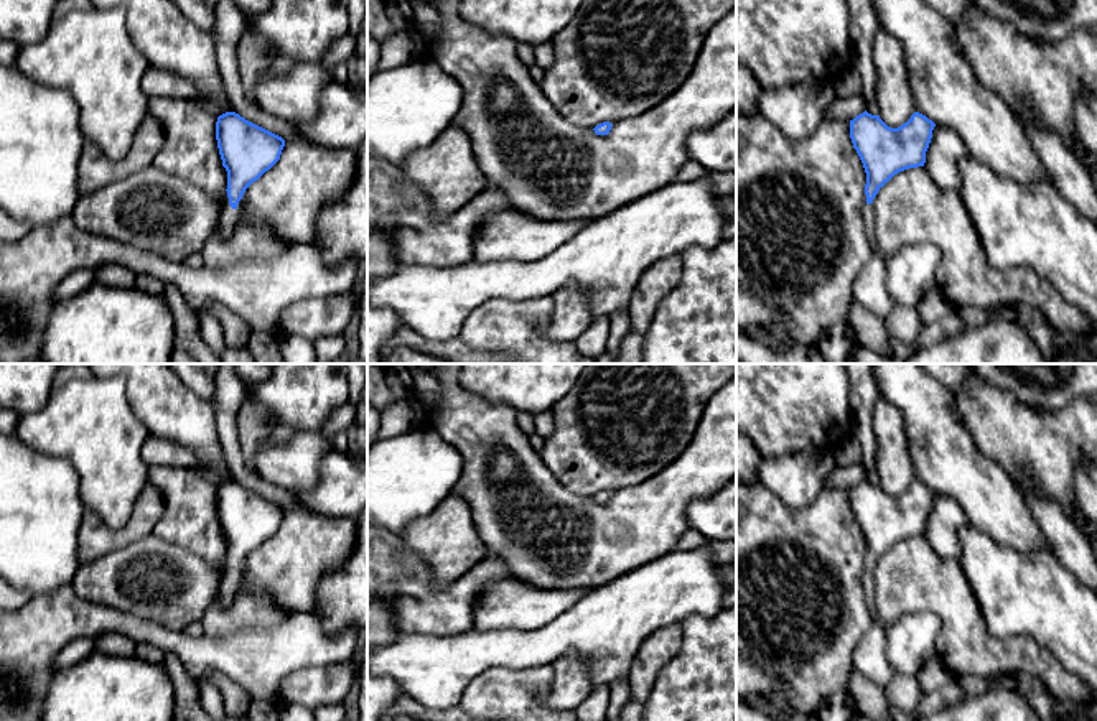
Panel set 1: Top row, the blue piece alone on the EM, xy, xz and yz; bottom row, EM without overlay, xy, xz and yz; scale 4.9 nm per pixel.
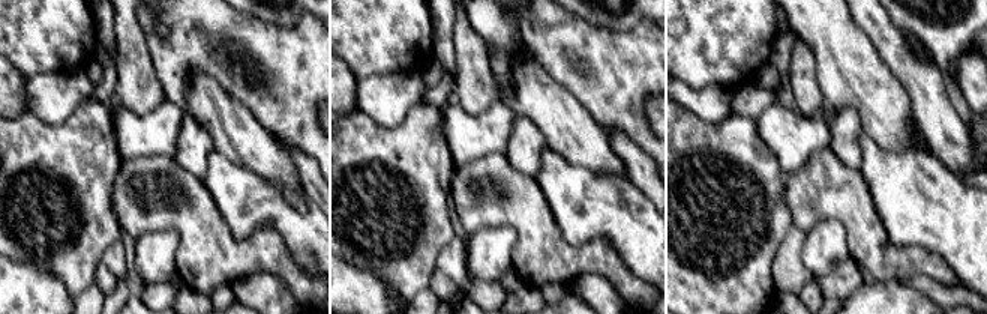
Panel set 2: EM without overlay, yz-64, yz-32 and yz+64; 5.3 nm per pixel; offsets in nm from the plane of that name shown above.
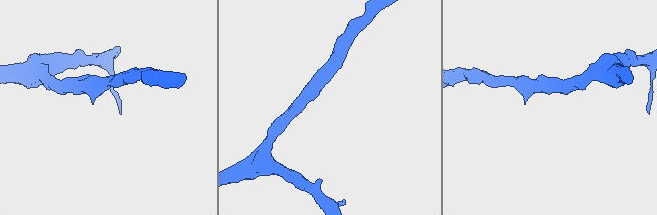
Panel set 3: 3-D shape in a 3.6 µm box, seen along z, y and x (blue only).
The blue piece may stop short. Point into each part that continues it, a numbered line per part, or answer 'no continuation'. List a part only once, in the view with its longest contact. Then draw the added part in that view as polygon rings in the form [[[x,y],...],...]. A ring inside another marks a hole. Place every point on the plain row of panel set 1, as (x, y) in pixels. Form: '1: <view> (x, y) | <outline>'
1: xy (229, 585) | [[[227,566],[227,571],[221,578],[221,594],[219,596],[224,602],[231,602],[234,593],[240,588],[242,584],[240,571],[242,568],[239,570],[237,576],[232,578],[229,573],[229,566]]]

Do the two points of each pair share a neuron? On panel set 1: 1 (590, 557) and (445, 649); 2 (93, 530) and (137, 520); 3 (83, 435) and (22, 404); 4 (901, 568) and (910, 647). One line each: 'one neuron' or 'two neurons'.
1: two neurons
2: one neuron
3: two neurons
4: two neurons

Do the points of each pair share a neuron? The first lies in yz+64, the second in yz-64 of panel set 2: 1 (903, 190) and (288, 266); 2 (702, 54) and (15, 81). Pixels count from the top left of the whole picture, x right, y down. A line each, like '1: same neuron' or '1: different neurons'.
1: different neurons
2: different neurons

